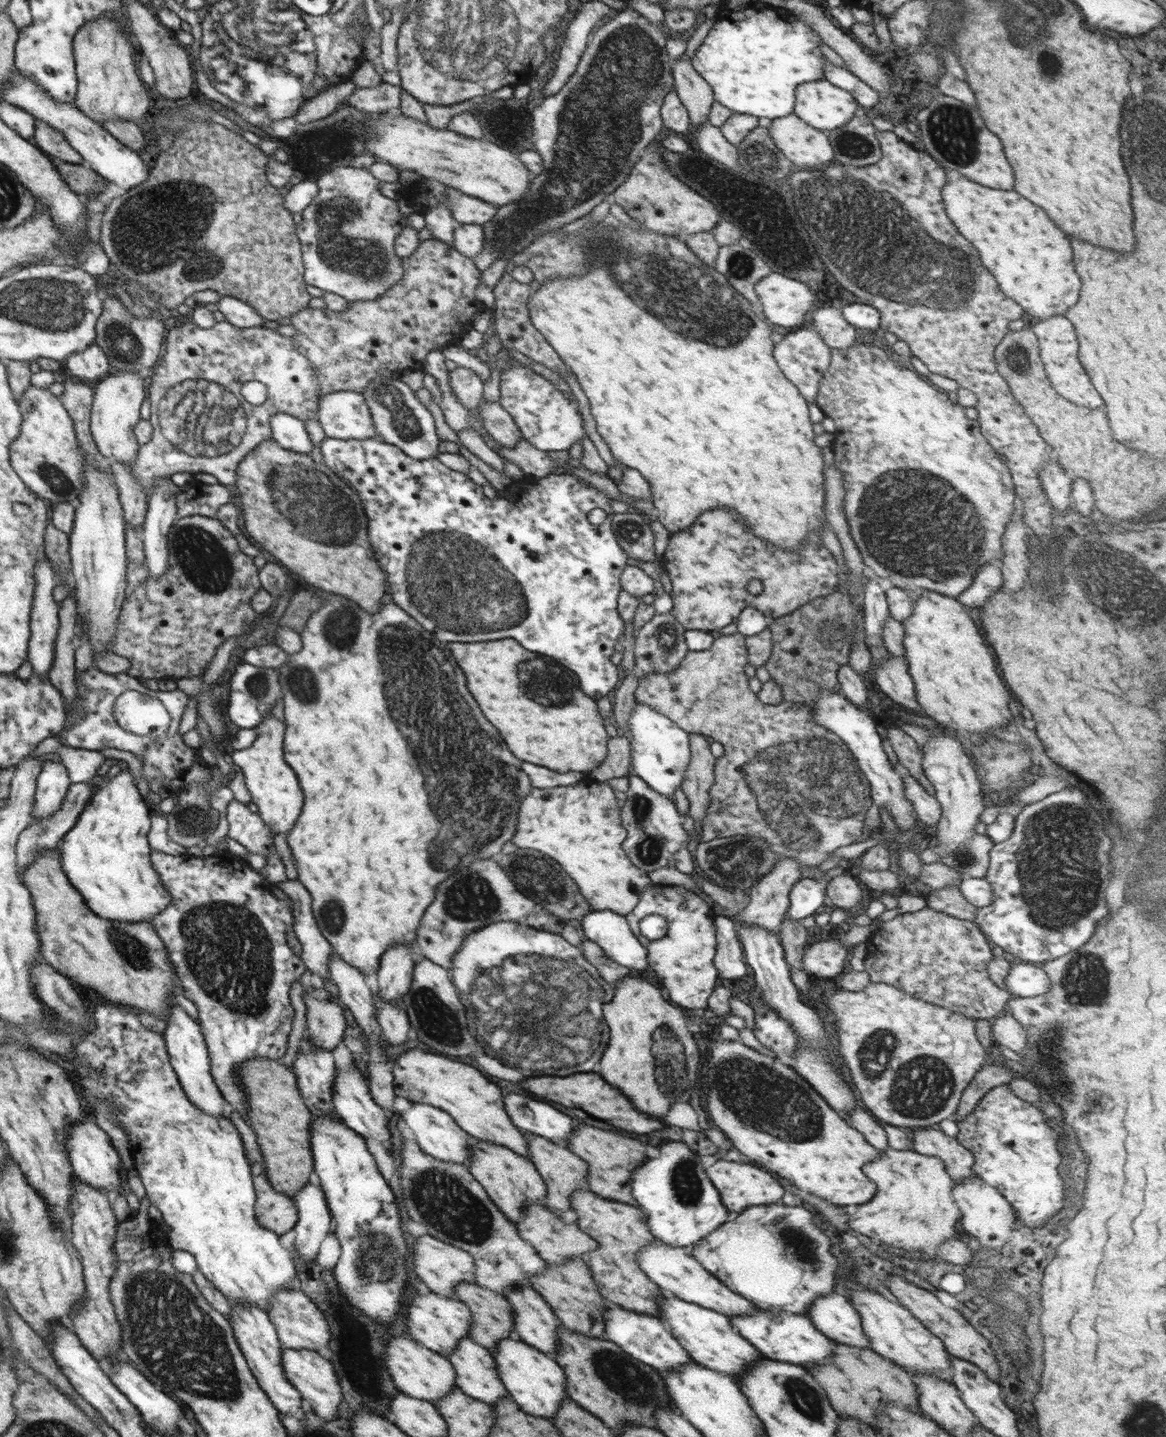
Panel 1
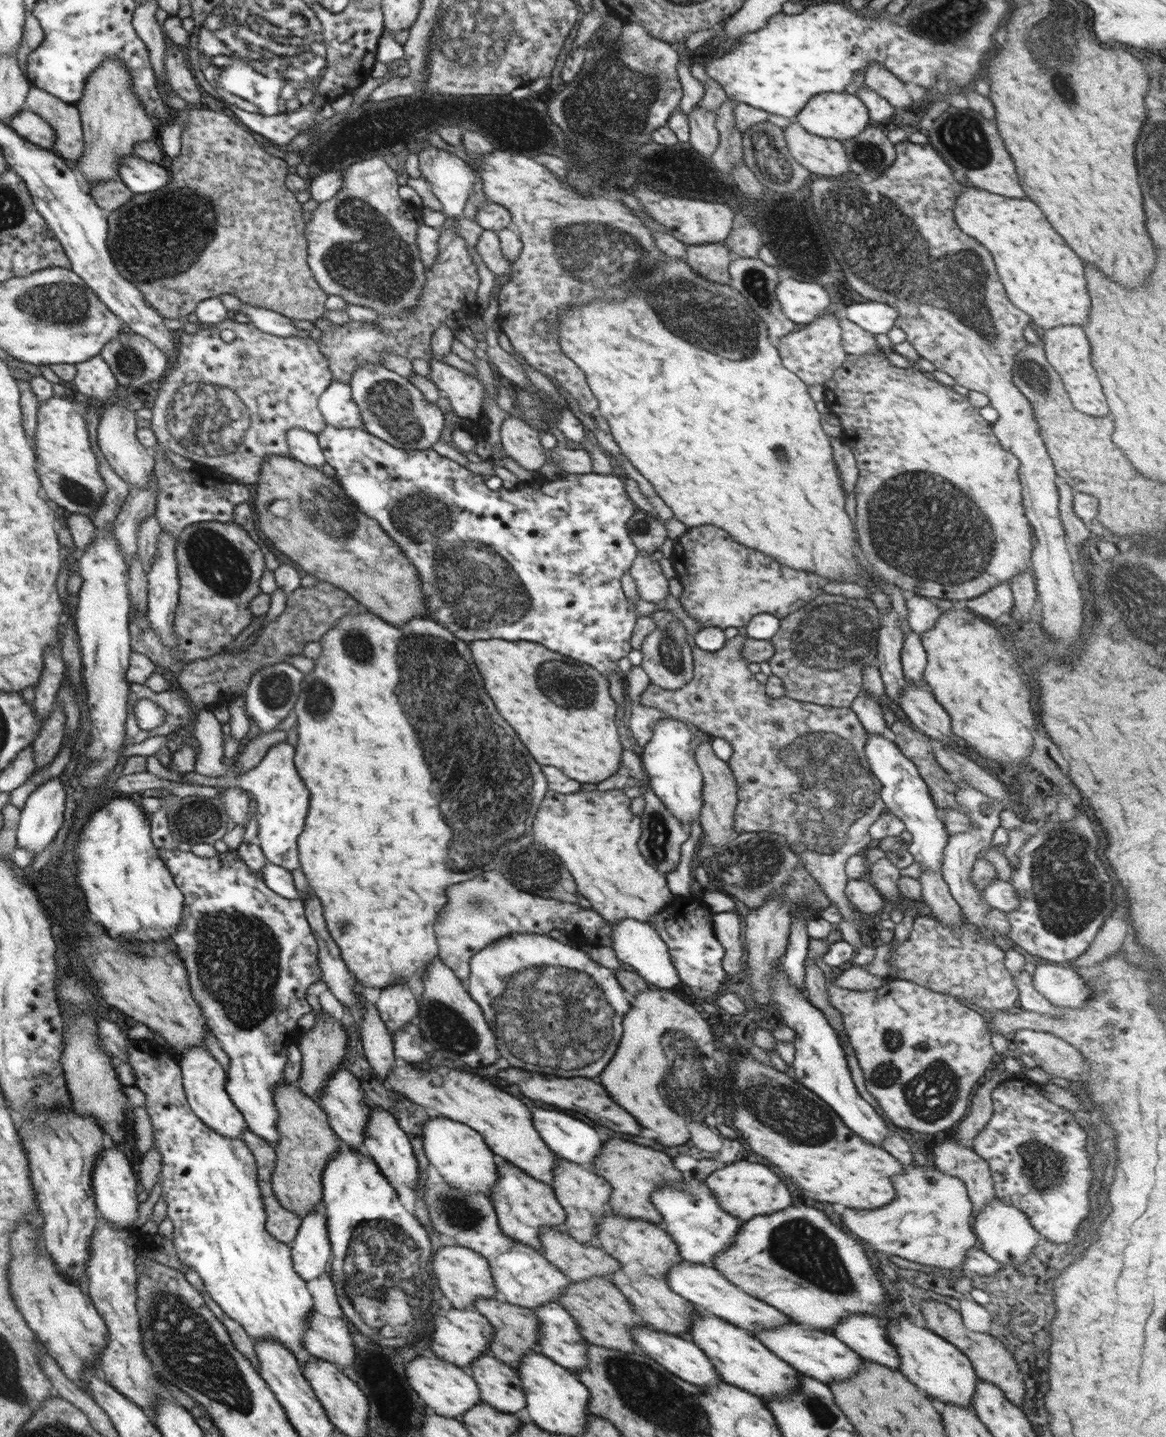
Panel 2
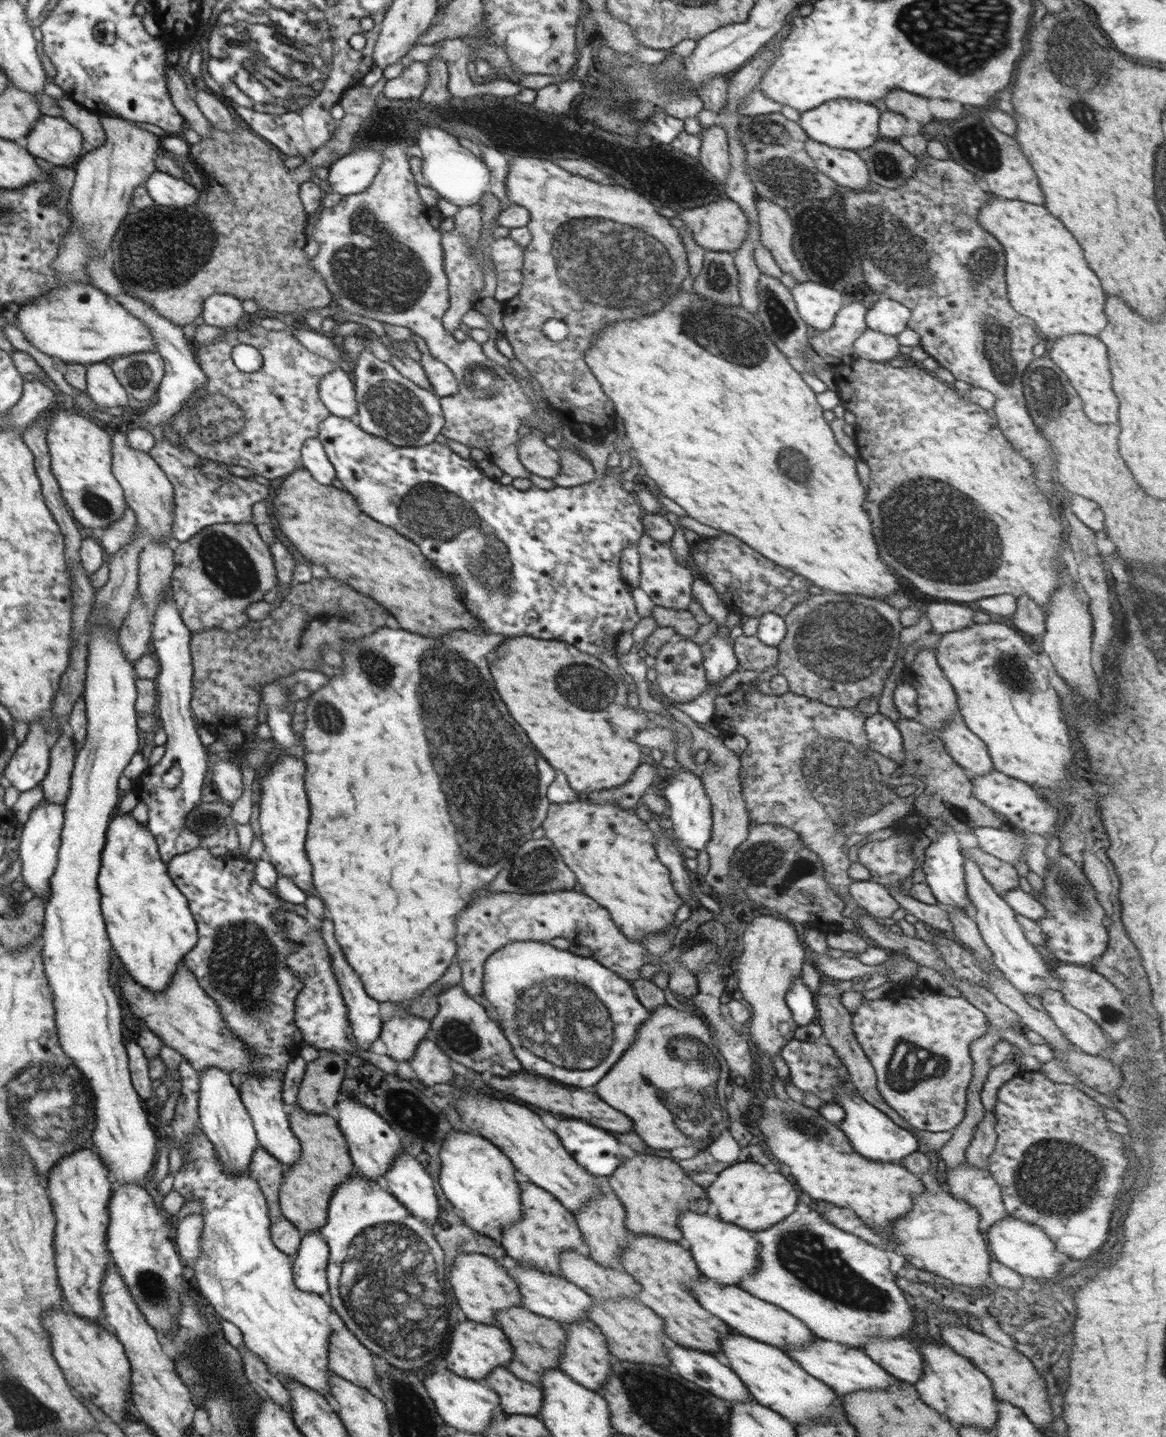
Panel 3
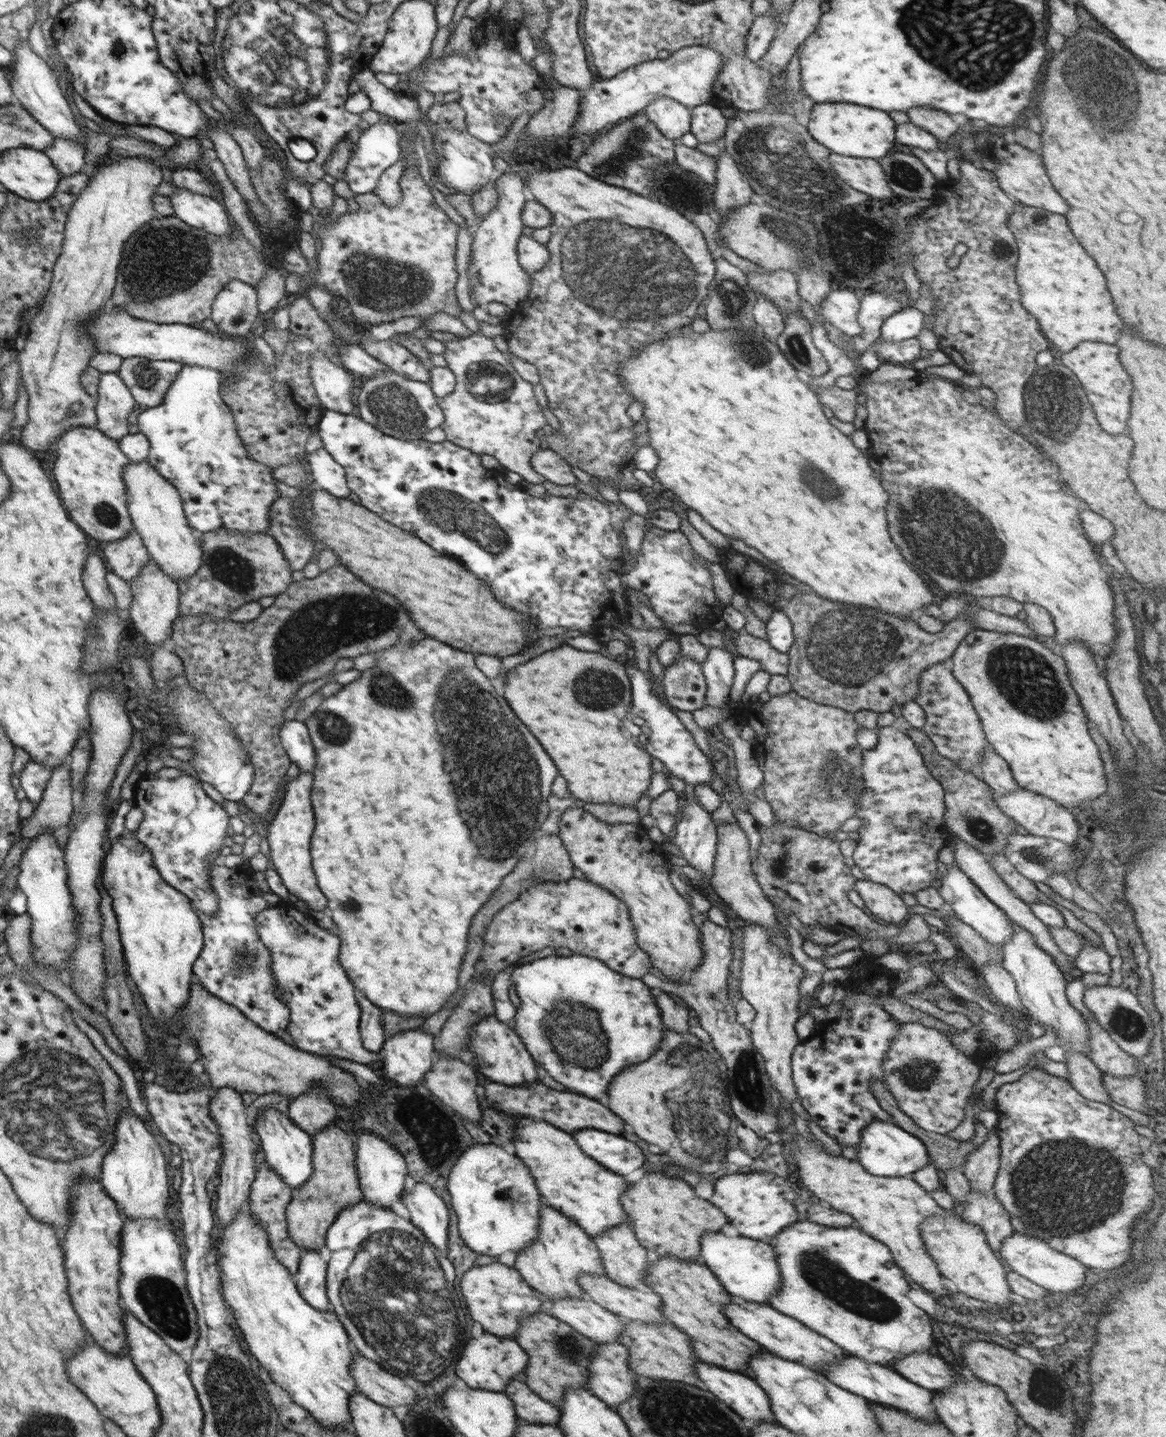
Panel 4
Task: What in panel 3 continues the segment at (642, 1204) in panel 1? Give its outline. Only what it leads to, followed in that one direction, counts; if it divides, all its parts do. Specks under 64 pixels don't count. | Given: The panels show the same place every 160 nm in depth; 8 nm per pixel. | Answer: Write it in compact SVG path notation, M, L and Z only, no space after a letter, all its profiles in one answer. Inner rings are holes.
M682 1212L678 1227L698 1269L702 1275L718 1284L728 1284L740 1288L740 1282L758 1270L760 1243L756 1241L752 1231L744 1230L736 1224L722 1222L719 1218L712 1218L709 1214L698 1212Z

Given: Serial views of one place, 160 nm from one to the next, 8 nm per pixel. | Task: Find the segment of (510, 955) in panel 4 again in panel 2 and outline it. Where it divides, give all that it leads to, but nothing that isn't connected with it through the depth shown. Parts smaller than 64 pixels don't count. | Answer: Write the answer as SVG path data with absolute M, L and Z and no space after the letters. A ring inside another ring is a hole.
M494 870L492 872L482 872L482 876L476 876L472 880L450 886L446 890L446 896L448 896L448 902L438 912L438 922L434 924L434 934L436 934L436 942L438 942L438 956L466 985L470 974L469 960L472 955L479 953L487 944L501 936L523 932L548 935L551 930L565 930L566 932L574 930L578 939L583 939L589 944L598 945L600 948L611 947L611 930L613 926L586 903L572 904L571 902L546 899L522 892L509 880L506 880L500 872L494 872Z

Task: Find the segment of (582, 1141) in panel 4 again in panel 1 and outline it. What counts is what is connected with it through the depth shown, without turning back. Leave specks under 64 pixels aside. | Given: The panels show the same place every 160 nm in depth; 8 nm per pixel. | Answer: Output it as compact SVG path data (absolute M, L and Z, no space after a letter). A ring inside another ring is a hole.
M507 1090L502 1091L504 1091L504 1108L514 1126L517 1126L522 1132L531 1132L551 1140L554 1144L567 1146L567 1138L576 1126L576 1120L542 1100L529 1098L523 1094L507 1092Z

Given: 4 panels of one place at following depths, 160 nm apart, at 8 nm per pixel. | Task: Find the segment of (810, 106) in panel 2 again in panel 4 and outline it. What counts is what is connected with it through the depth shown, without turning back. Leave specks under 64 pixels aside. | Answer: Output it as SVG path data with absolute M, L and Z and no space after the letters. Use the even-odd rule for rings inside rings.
M822 102L816 103L807 125L812 138L836 154L878 160L896 150L894 120L883 110L859 104Z

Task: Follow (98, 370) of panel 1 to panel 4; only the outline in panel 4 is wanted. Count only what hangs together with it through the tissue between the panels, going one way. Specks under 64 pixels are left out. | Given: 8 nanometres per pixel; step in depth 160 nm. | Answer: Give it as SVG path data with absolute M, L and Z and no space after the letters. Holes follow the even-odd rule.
M101 373L99 378L100 384L98 384L98 394L95 398L95 413L97 414L97 425L95 427L106 436L119 441L124 435L128 434L128 424L134 422L136 412L133 408L137 402L117 373Z

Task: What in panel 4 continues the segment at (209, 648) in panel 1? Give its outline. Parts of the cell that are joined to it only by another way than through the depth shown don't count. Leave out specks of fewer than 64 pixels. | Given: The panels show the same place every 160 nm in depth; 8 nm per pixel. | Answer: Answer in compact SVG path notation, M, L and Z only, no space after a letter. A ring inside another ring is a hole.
M228 532L201 534L202 560L191 577L178 580L179 614L197 616L211 614L228 619L243 604L258 601L262 596L278 596L292 583L292 569L274 537L266 533Z

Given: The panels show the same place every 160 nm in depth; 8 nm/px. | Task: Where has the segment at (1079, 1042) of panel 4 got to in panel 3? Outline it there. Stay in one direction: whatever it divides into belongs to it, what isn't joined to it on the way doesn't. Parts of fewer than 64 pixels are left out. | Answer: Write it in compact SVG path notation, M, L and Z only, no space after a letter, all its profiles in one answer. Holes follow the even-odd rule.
M964 856L964 882L968 898L975 908L975 921L981 932L981 940L992 951L995 966L1020 992L1036 994L1041 998L1041 994L1050 989L1044 984L1044 978L1053 976L1053 972L1044 963L1042 954L1025 937L1020 923L1015 921L1017 914L992 888L976 862L968 856Z

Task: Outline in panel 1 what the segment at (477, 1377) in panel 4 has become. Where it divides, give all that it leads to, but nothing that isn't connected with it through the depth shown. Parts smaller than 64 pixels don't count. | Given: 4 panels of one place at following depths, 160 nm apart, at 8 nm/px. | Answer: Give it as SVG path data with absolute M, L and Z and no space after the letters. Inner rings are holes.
M432 1291L428 1294L420 1292L420 1294L410 1296L410 1300L406 1302L404 1316L406 1316L406 1326L408 1326L406 1335L437 1354L448 1356L456 1350L460 1340L470 1338L471 1312L458 1299L449 1299Z

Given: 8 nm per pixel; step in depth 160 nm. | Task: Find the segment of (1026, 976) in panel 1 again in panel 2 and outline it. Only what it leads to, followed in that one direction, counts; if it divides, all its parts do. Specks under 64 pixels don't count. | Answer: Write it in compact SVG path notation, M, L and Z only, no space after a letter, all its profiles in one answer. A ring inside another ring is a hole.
M1037 962L1032 986L1056 1006L1083 1007L1091 990L1085 980L1069 965Z

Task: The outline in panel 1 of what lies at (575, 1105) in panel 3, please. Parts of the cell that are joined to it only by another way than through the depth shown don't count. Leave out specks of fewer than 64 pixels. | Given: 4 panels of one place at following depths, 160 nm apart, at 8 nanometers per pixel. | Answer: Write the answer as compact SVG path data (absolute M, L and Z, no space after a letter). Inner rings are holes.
M592 1071L580 1072L580 1074L568 1075L565 1077L555 1076L541 1076L537 1073L534 1077L521 1078L518 1082L520 1086L524 1086L526 1090L533 1092L536 1096L546 1098L547 1101L558 1102L568 1108L580 1108L600 1120L618 1120L618 1128L624 1128L628 1132L634 1132L635 1134L648 1134L654 1130L660 1130L664 1128L661 1120L650 1116L645 1112L638 1112L632 1102L622 1096L622 1092L618 1092L618 1088L610 1086L602 1075L592 1074ZM574 1104L580 1104L580 1106L574 1106Z

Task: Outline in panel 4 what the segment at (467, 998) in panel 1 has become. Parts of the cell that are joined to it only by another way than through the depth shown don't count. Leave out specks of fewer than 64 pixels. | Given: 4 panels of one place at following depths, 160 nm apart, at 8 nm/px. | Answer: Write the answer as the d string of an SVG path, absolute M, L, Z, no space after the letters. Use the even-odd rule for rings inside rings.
M550 955L543 958L532 959L531 962L518 962L512 964L506 970L511 975L511 984L514 985L514 990L520 999L520 1006L518 1006L516 1014L511 1023L514 1023L515 1033L521 1038L526 1050L530 1052L535 1064L541 1066L548 1072L548 1076L552 1076L554 1080L562 1082L564 1086L570 1086L576 1092L582 1092L584 1096L590 1096L594 1100L600 1100L606 1096L608 1084L610 1080L624 1068L630 1064L638 1064L642 1060L648 1060L656 1050L658 1044L661 1042L663 1030L665 1028L660 1009L654 1001L652 989L646 986L641 979L634 979L624 976L622 973L608 968L601 960L590 958L584 955L570 955L570 956L557 956Z

